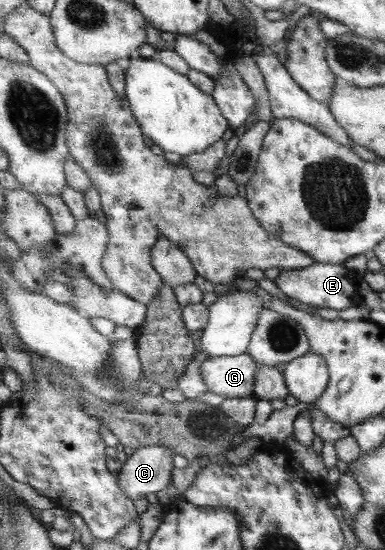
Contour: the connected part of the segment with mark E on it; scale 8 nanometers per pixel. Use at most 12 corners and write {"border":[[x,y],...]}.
{"border":[[344,263],[285,270],[274,280],[313,307],[364,304],[359,276]]}

